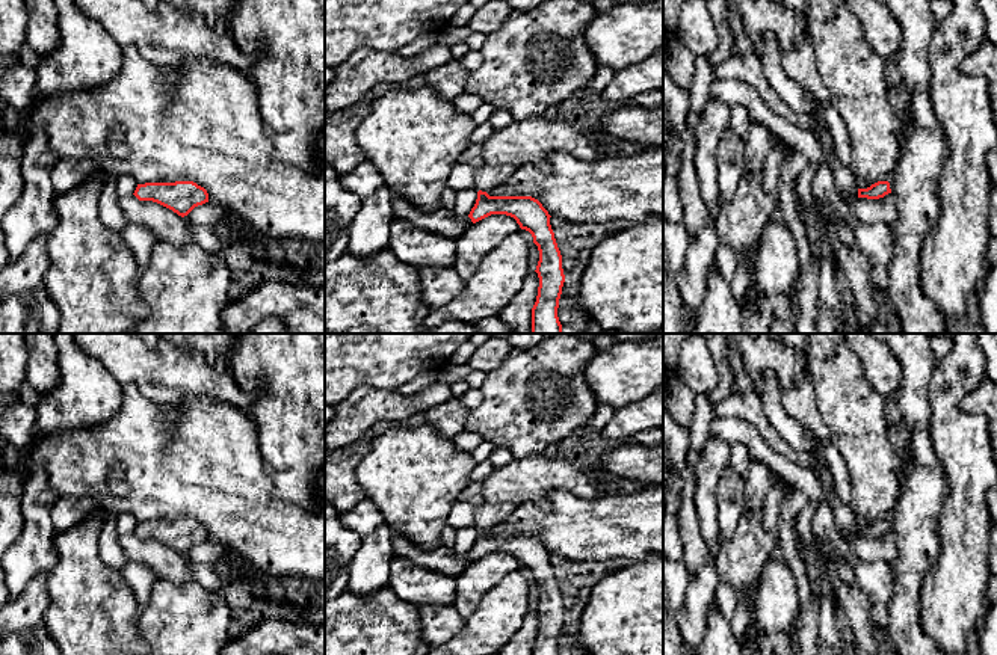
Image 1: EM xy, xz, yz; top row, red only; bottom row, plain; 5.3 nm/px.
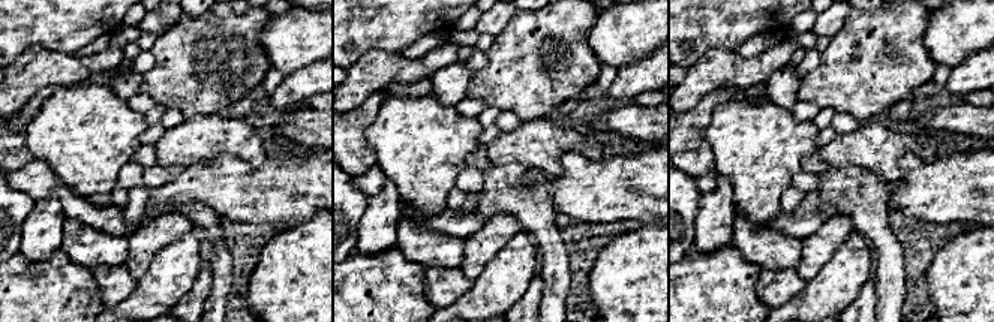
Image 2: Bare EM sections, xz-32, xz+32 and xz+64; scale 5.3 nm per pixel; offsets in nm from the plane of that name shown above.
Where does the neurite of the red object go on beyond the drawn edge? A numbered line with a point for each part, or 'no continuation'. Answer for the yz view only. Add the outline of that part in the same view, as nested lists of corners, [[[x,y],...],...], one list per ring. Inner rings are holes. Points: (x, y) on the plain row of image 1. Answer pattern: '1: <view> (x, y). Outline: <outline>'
1: yz (845, 518). Outline: [[[810,450],[808,453],[810,453],[811,457],[814,459],[814,474],[817,475],[817,478],[819,478],[819,481],[820,481],[823,490],[825,490],[825,498],[826,498],[828,504],[829,504],[831,509],[832,509],[834,521],[835,521],[837,530],[838,530],[841,534],[844,534],[849,542],[853,542],[853,540],[858,537],[858,527],[860,527],[860,525],[858,525],[858,521],[857,521],[855,512],[853,512],[850,507],[847,507],[847,506],[844,506],[844,504],[841,503],[841,500],[840,500],[840,497],[837,495],[837,490],[835,490],[835,489],[826,487],[826,486],[823,484],[823,477],[825,477],[825,474],[826,474],[826,472],[832,472],[832,471],[831,471],[831,466],[829,466],[829,463],[828,463],[828,460],[822,456],[822,453],[819,453],[819,451],[816,451],[816,450]]]

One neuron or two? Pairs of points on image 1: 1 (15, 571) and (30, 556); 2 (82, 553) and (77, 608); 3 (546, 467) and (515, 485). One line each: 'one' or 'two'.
1: one
2: one
3: one

